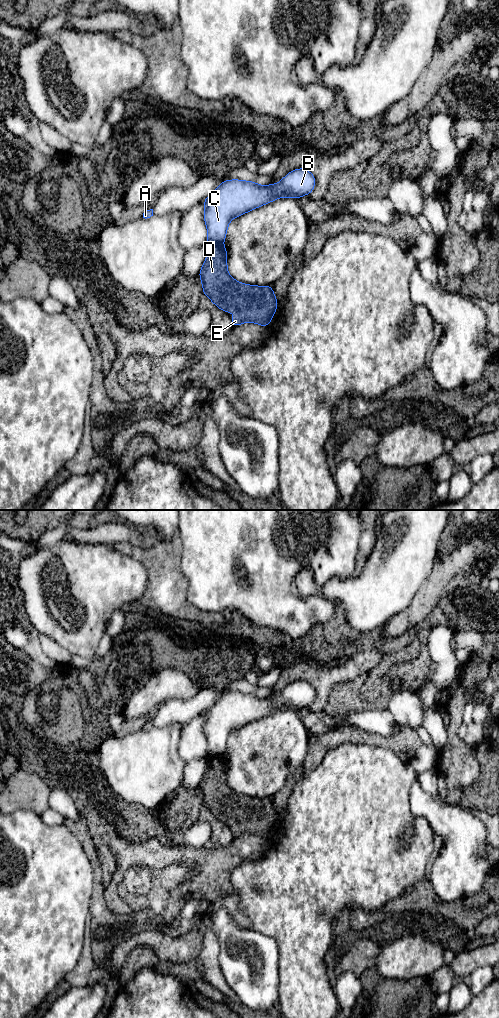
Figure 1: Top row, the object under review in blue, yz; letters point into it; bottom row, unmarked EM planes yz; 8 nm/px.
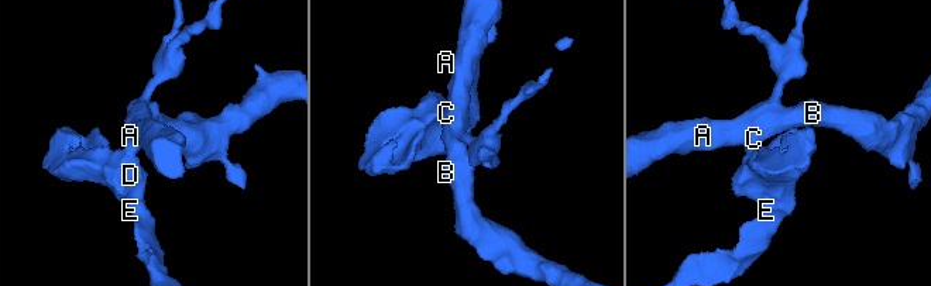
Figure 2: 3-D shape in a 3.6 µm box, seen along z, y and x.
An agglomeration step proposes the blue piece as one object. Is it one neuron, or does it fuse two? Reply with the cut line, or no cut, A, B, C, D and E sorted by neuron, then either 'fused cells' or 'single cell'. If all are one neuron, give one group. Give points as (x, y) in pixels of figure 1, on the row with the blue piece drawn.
yz (221, 242), (209, 244) | A B C / D E | fused cells

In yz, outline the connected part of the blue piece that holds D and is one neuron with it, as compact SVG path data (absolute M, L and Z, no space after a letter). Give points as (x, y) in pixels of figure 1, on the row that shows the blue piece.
M222 243L208 245L208 255L199 272L203 294L224 312L243 312L232 316L234 327L253 322L264 327L278 307L272 286L246 285L234 280L227 271L227 251Z

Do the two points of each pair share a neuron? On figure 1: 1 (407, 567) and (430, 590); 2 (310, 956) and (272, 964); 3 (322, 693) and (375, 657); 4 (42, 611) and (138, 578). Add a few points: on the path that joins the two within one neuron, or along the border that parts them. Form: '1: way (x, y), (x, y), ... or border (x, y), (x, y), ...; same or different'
1: border (434, 561), (431, 573), (411, 602); different
2: border (274, 940), (278, 946), (278, 987); different
3: way (332, 679), (349, 665), (361, 660); same
4: way (65, 634), (79, 633), (114, 598); same

